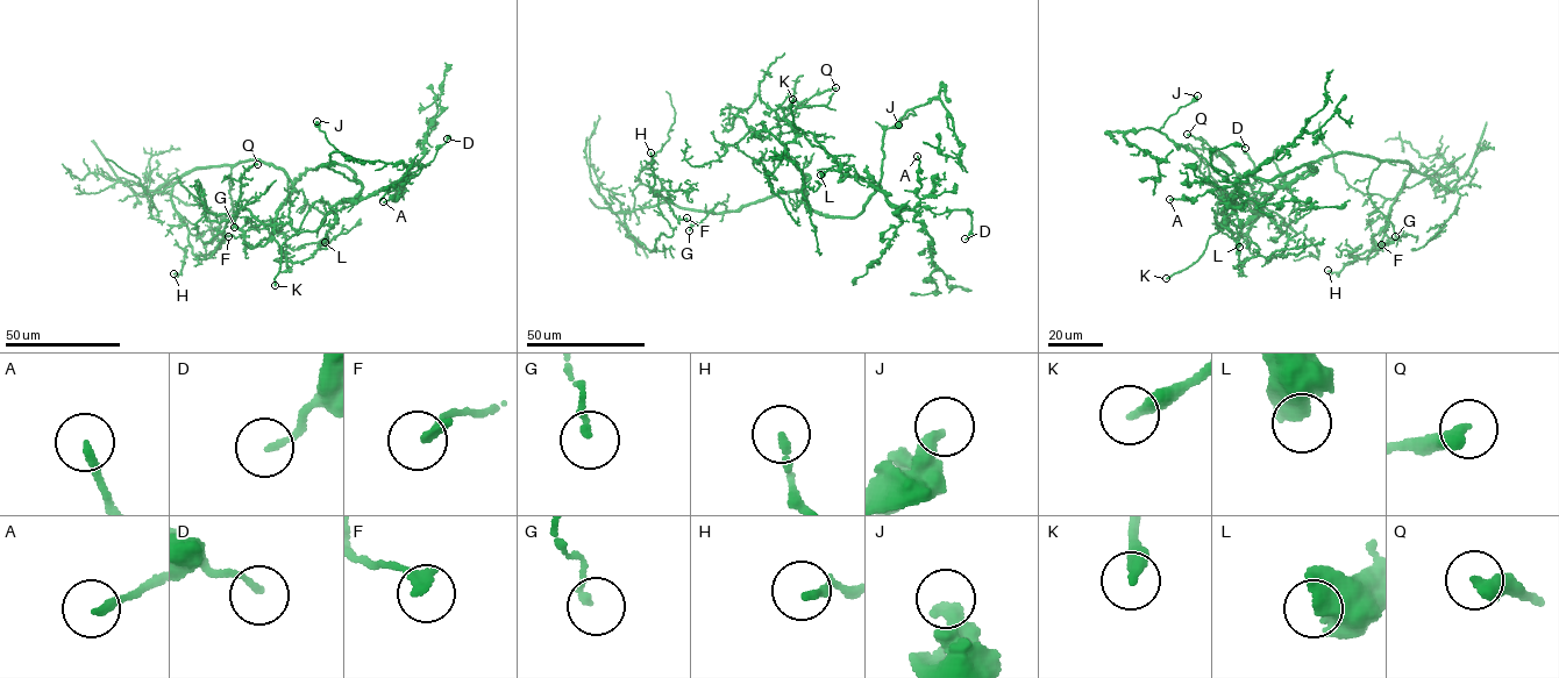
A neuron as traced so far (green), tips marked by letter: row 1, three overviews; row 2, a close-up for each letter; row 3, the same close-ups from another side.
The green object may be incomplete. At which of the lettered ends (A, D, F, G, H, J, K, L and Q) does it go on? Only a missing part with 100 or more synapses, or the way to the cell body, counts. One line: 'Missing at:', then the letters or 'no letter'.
Missing at: no letter

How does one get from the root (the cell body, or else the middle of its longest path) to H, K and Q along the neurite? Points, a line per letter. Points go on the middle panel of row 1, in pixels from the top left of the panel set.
H: (805, 200), (801, 188), (777, 192), (734, 211), (713, 213), (680, 208), (650, 190), (655, 183), (650, 152)
K: (805, 200), (812, 211), (853, 218), (881, 187), (841, 176), (835, 159), (795, 127), (792, 99)
Q: (805, 200), (805, 178), (785, 147), (794, 141), (795, 129), (775, 118), (835, 87)

